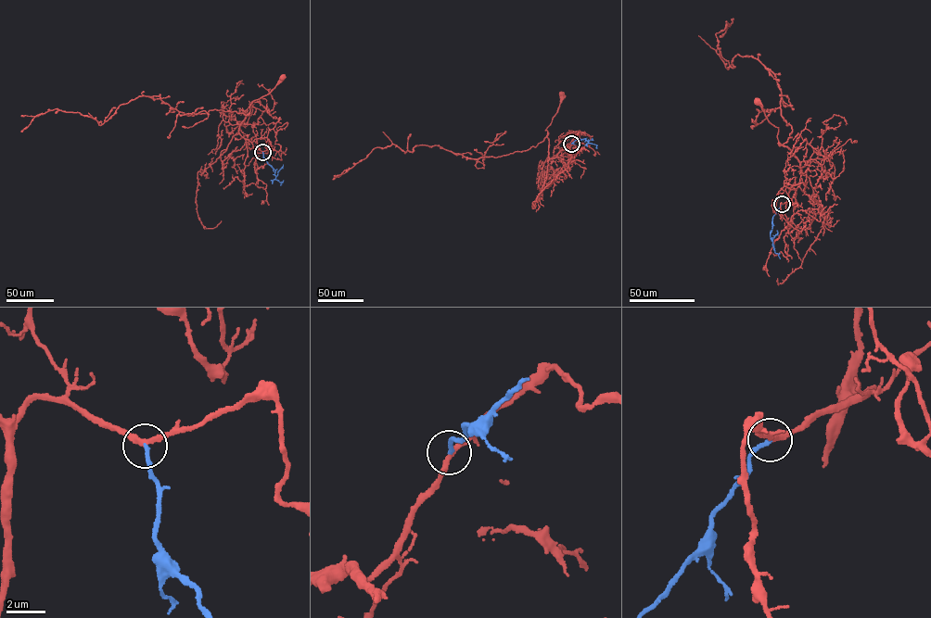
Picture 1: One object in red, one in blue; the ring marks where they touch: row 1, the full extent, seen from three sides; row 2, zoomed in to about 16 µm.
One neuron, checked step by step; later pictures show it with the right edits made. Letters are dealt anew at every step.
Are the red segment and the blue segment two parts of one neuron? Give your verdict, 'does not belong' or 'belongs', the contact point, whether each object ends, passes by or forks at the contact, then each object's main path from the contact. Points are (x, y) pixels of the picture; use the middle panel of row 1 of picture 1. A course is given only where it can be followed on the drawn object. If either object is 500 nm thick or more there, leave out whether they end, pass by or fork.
belongs | (571, 144) | red passes by | blue ends | red via (571, 144), (567, 150), (562, 149), (555, 157), (549, 157), (545, 129), (556, 112), (561, 94) | blue via (571, 144), (585, 138), (597, 147)

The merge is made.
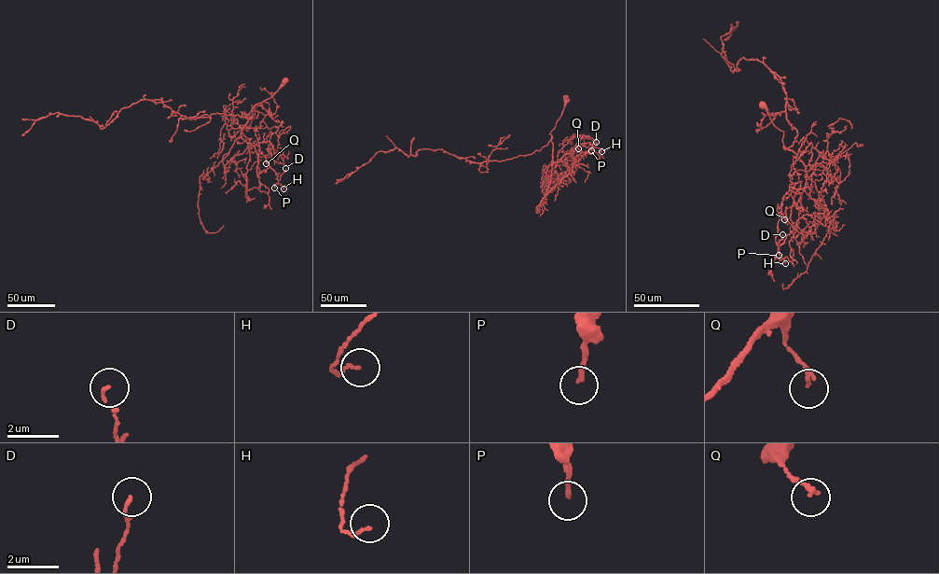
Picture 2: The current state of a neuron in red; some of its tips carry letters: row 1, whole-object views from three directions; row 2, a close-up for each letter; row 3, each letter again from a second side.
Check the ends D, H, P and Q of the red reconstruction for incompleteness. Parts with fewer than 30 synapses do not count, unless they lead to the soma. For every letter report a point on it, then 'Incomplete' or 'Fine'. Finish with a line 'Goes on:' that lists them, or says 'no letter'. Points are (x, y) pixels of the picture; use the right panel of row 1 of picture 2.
D: Place: (782, 234). Fine
H: Place: (785, 263). Fine
P: Place: (779, 255). Fine
Q: Place: (784, 219). Fine
Goes on: no letter

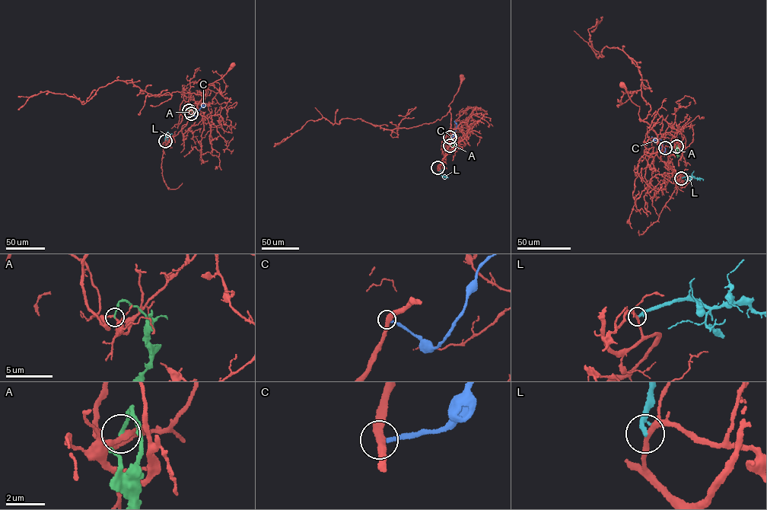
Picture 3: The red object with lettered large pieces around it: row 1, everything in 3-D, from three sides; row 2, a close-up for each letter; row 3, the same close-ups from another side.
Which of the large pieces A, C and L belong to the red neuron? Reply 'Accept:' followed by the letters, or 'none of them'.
Accept: none of them

